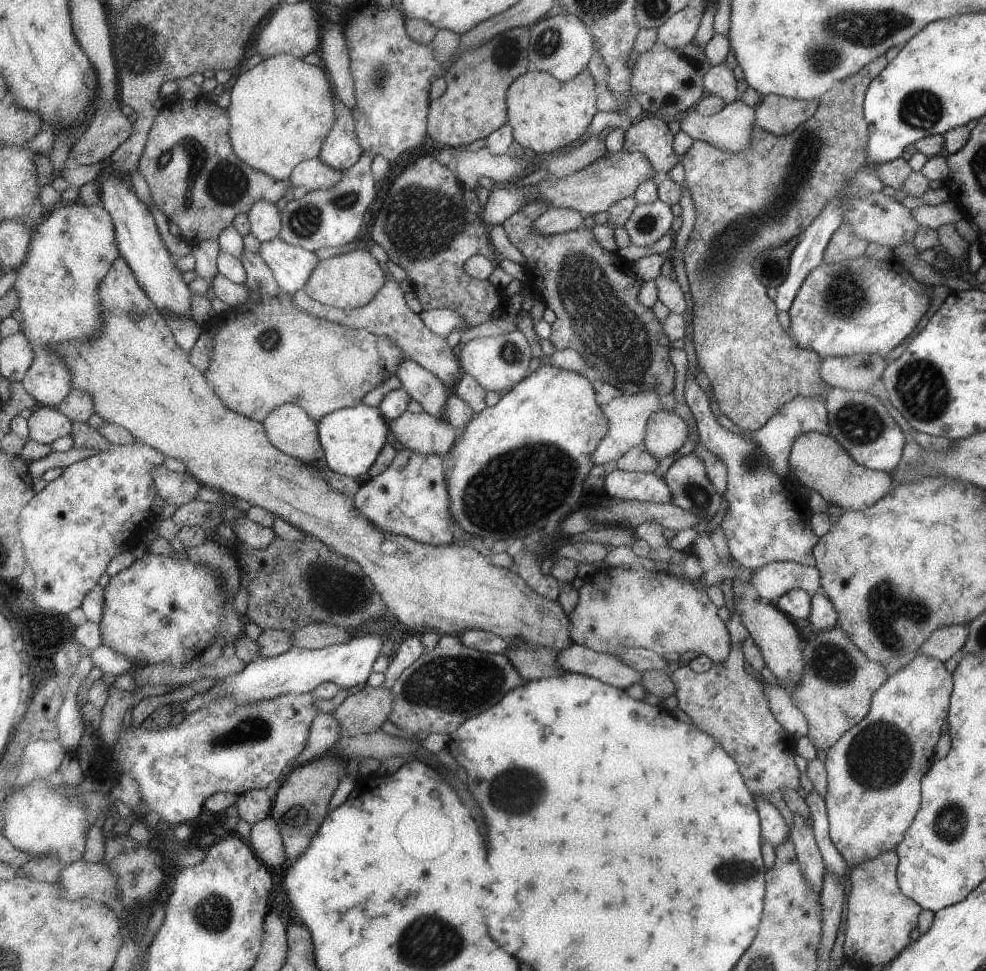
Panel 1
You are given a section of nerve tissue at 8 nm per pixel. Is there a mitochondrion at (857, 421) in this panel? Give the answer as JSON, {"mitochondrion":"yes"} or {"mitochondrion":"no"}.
{"mitochondrion":"yes"}

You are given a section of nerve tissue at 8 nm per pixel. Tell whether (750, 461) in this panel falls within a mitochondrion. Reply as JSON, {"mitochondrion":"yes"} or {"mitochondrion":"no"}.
{"mitochondrion":"yes"}

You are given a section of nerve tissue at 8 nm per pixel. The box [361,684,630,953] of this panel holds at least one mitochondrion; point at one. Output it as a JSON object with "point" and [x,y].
{"point":[513,791]}

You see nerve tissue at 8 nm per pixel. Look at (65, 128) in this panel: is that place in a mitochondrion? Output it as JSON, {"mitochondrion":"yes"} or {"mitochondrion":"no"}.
{"mitochondrion":"no"}

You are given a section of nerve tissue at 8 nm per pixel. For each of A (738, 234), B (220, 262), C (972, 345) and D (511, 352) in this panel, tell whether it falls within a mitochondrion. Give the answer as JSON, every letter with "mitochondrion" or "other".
{"A":"mitochondrion","B":"other","C":"other","D":"mitochondrion"}

